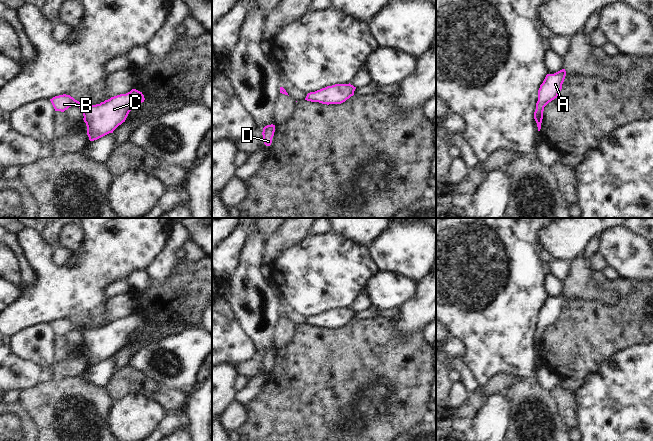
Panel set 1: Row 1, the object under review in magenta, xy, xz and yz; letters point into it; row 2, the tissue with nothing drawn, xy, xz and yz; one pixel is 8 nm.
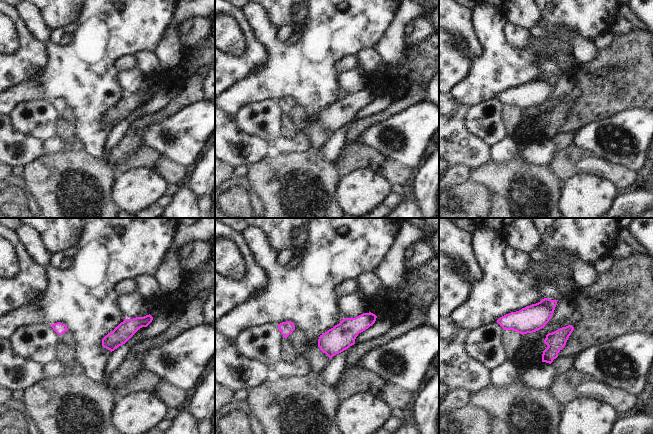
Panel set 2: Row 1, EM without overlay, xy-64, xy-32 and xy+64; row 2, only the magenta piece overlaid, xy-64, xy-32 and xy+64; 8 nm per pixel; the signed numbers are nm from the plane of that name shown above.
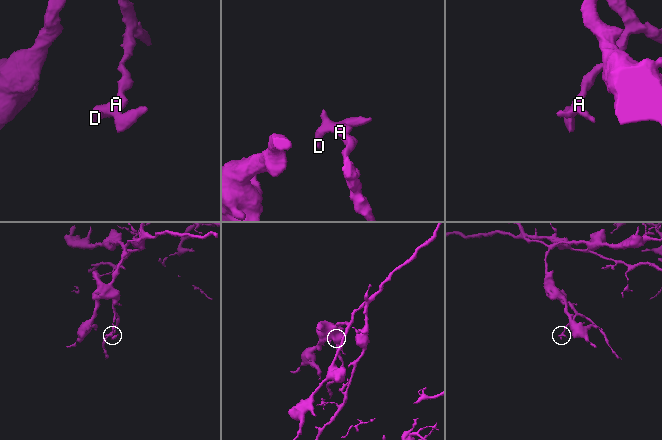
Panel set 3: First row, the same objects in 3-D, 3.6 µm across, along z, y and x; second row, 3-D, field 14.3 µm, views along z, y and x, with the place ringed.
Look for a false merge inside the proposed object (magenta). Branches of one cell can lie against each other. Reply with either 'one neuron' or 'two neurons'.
one neuron

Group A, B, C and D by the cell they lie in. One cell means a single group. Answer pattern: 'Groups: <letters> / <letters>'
Groups: A B C D

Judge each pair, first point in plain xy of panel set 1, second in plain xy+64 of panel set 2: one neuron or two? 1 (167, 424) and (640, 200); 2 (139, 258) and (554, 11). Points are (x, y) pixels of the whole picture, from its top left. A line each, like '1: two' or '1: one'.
1: one
2: one

